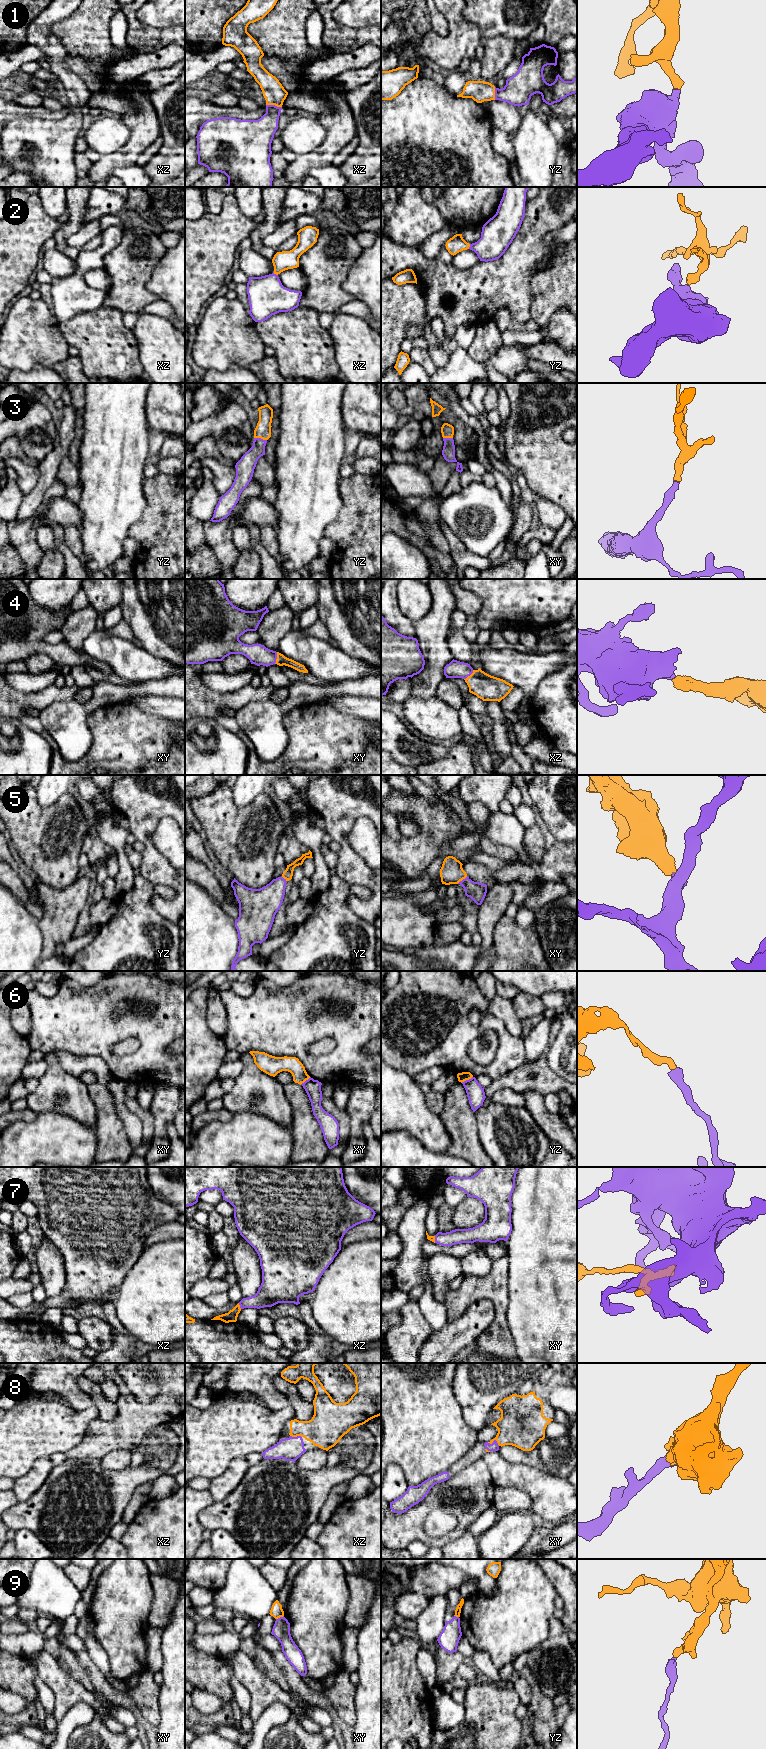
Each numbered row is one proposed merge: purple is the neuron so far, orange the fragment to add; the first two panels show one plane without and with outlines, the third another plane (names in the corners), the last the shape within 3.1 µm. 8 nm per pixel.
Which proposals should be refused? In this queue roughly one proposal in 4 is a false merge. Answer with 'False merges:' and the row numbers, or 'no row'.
False merges: 6, 9

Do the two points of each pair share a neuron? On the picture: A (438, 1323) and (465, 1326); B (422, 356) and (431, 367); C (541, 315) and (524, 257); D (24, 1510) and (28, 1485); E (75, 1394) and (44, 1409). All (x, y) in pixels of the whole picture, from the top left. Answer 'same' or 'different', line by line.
A: different
B: same
C: different
D: different
E: different

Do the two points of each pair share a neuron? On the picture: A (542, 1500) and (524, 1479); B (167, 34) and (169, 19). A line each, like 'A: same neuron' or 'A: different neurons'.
A: same neuron
B: different neurons

